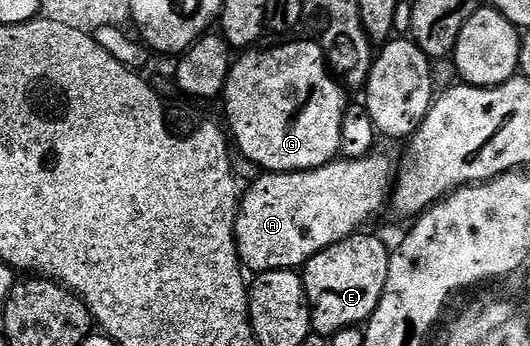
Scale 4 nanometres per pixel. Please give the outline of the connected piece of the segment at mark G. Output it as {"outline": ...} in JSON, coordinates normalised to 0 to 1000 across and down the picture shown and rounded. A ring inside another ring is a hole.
{"outline":[[[555,116],[534,118],[540,121],[534,133],[509,147],[466,142],[458,153],[464,159],[436,188],[423,263],[426,341],[434,350],[430,376],[447,442],[479,465],[494,497],[511,503],[594,491],[632,465],[642,445],[642,387],[657,303],[655,263],[647,240],[626,211],[615,176],[615,153],[598,118],[547,118]]]}

